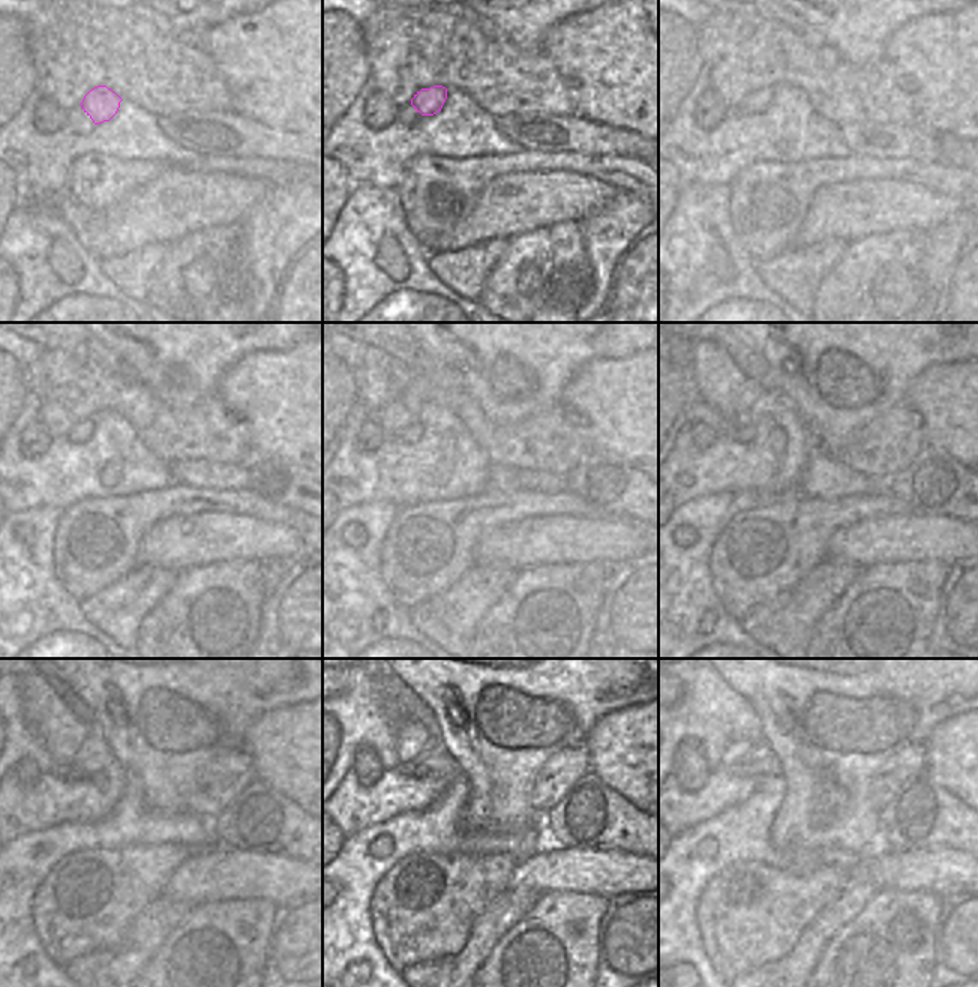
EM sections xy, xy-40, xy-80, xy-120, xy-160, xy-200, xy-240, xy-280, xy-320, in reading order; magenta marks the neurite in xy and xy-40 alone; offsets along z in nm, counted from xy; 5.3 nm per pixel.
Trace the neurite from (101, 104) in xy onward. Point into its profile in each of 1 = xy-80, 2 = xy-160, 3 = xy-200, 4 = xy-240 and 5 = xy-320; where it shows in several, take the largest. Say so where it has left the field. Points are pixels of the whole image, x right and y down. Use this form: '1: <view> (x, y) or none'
1: xy-80 (758, 101)
2: xy-160 (410, 434)
3: xy-200 (738, 431)
4: xy-240 (69, 771)
5: xy-320 (740, 767)

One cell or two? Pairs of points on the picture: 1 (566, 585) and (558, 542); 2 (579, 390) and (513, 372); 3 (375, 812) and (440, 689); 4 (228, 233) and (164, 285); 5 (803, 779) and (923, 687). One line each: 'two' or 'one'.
1: two
2: two
3: two
4: one
5: one

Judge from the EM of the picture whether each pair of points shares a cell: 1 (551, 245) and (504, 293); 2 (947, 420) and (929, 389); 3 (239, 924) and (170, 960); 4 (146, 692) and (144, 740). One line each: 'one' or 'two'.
1: one
2: one
3: one
4: one

